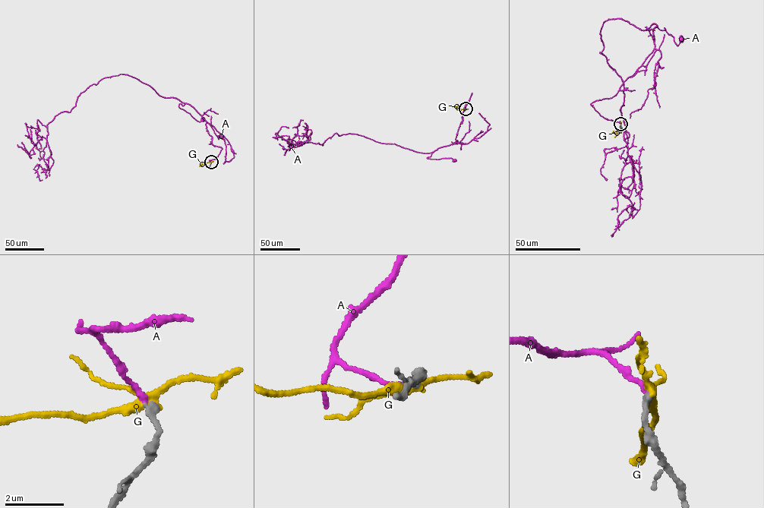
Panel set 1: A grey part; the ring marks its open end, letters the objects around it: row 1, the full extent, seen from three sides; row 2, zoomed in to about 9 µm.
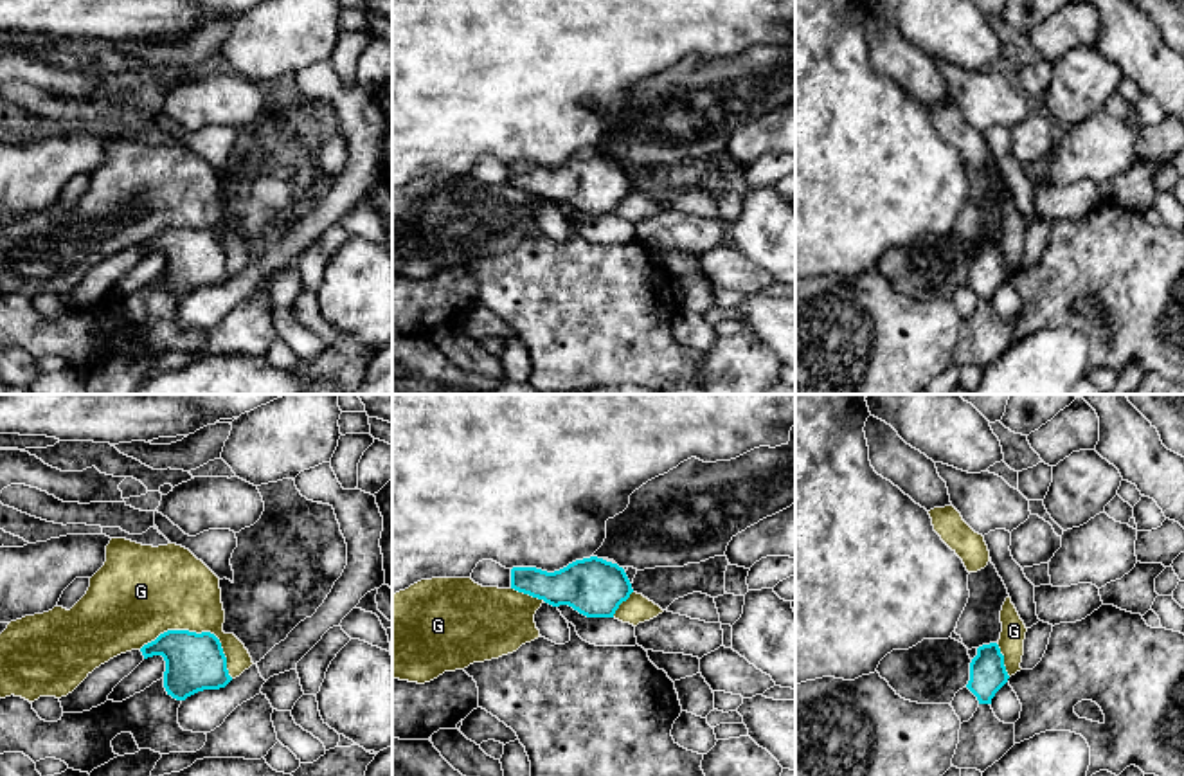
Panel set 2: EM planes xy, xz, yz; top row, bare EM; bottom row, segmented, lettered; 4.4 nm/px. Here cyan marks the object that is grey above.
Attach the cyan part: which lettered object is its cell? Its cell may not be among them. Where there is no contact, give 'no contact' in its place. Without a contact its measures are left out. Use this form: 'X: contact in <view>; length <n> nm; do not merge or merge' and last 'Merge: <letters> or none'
A: no contact; merge
G: contact in xy; length 440 nm; do not merge
Merge: A

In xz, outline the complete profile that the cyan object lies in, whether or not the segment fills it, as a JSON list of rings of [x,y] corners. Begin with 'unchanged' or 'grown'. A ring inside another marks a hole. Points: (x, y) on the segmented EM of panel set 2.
unchanged | [[[597,556],[576,560],[554,573],[513,567],[511,589],[552,607],[569,605],[587,618],[614,618],[633,592],[624,569]]]

